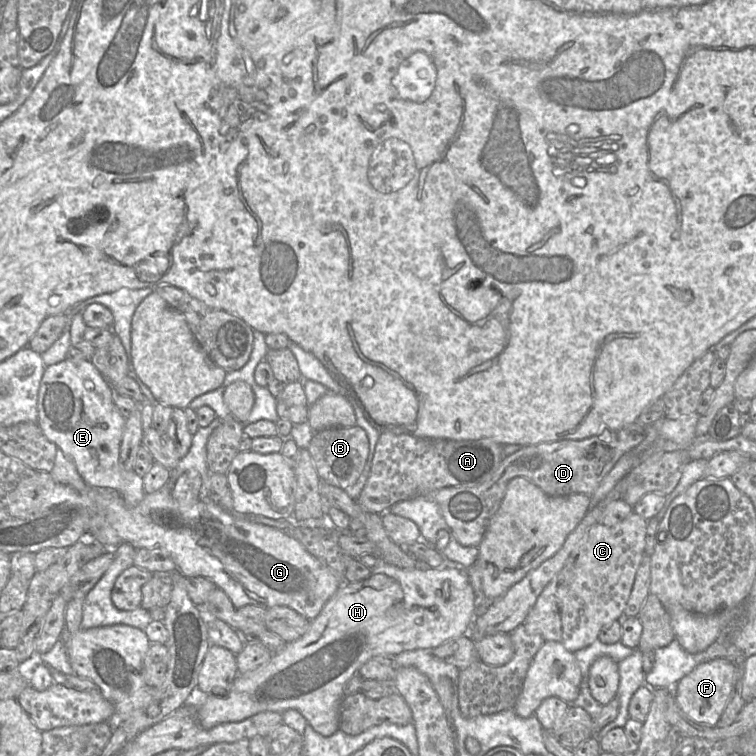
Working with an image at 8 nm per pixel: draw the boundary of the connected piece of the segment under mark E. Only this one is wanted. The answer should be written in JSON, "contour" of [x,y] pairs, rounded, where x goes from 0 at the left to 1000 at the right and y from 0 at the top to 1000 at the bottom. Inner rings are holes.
{"contour":[[[91,470],[81,479],[61,484],[58,489],[49,525],[48,558],[58,575],[98,611],[102,623],[118,643],[152,647],[160,653],[169,671],[179,671],[193,652],[189,632],[176,620],[168,620],[159,610],[159,589],[167,553],[153,540],[149,524],[149,512],[120,478]]]}

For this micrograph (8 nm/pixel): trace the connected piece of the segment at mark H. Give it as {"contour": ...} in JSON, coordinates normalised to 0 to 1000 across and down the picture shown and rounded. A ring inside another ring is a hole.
{"contour":[[[501,741],[500,746],[491,751],[491,761],[488,765],[474,770],[452,772],[446,783],[429,800],[422,813],[410,821],[410,829],[399,843],[388,849],[378,851],[378,853],[370,861],[361,865],[360,870],[352,878],[335,888],[316,892],[296,919],[278,918],[265,923],[262,934],[263,956],[269,963],[278,964],[292,956],[320,954],[331,947],[349,940],[374,943],[381,938],[389,938],[402,947],[407,959],[411,960],[417,968],[426,974],[435,975],[448,966],[451,929],[458,921],[456,907],[462,899],[474,892],[475,885],[484,876],[500,868],[522,869],[524,866],[536,861],[574,858],[593,847],[620,840],[623,828],[626,824],[628,824],[628,819],[631,817],[627,815],[628,804],[627,780],[615,754],[611,750],[570,751],[567,749],[561,749],[546,753],[532,753]]]}

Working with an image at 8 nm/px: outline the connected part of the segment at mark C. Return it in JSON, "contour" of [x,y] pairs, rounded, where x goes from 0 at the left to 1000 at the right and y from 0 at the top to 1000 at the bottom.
{"contour":[[[836,679],[812,696],[786,693],[772,705],[742,755],[724,772],[693,820],[698,837],[713,839],[721,848],[734,848],[747,858],[762,862],[791,845],[794,833],[825,817],[824,810],[833,790],[843,754],[854,722],[857,688]]]}

